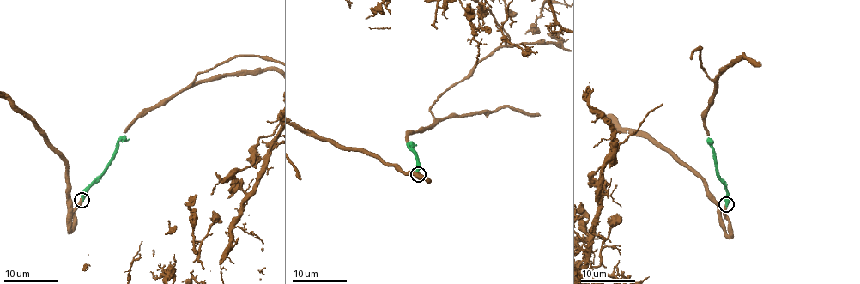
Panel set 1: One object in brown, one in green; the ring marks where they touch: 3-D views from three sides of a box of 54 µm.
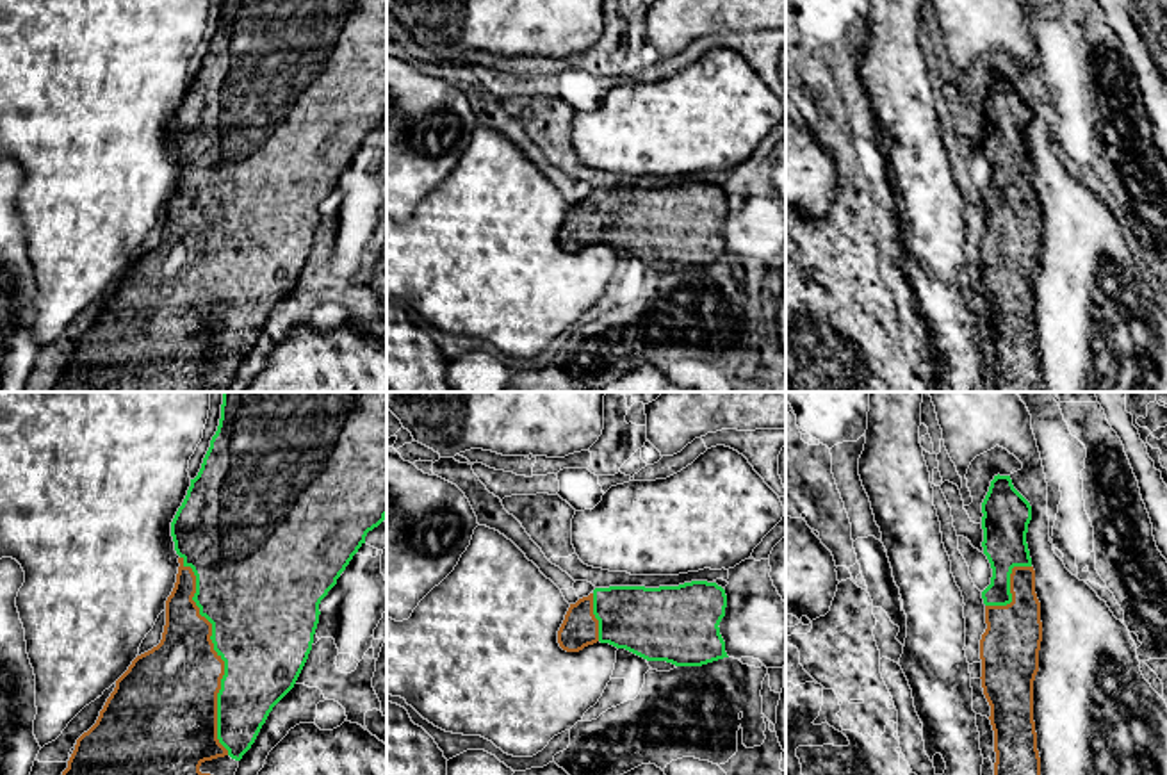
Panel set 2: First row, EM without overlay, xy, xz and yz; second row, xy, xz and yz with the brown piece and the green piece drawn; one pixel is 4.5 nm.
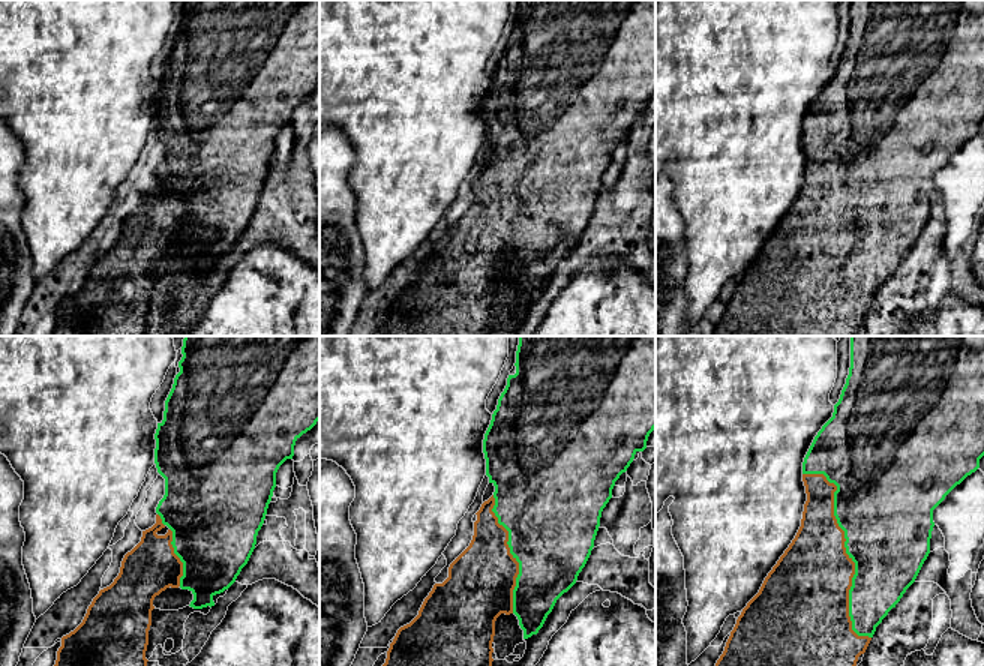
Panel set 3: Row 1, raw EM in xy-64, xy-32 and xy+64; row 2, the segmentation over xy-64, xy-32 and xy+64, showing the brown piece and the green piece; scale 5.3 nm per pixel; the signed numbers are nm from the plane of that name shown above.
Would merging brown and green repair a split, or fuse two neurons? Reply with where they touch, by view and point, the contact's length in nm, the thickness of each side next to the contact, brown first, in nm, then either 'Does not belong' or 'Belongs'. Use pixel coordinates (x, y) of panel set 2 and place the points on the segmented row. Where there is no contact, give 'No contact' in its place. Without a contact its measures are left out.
Touches brown at xy (216, 654). Shared border 900 nm. Thickness 400 nm (brown) against 460 nm. Belongs

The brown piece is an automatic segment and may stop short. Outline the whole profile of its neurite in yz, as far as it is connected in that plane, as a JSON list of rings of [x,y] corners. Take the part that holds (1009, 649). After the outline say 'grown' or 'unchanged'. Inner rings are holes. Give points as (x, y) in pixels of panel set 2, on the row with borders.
[[[994,476],[982,502],[983,554],[992,577],[982,591],[987,629],[980,640],[982,688],[991,706],[994,730],[994,775],[1041,775],[1033,722],[1033,681],[1039,672],[1042,641],[1041,602],[1035,593],[1035,570],[1026,543],[1032,520],[1030,502],[1014,488],[1010,476]]]; grown

